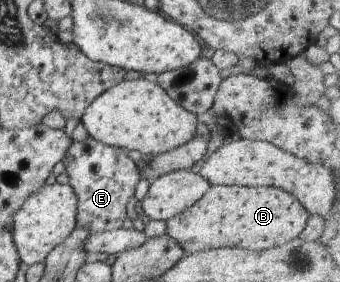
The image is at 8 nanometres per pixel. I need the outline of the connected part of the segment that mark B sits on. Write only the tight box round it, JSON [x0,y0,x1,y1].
[164,185,307,255]

